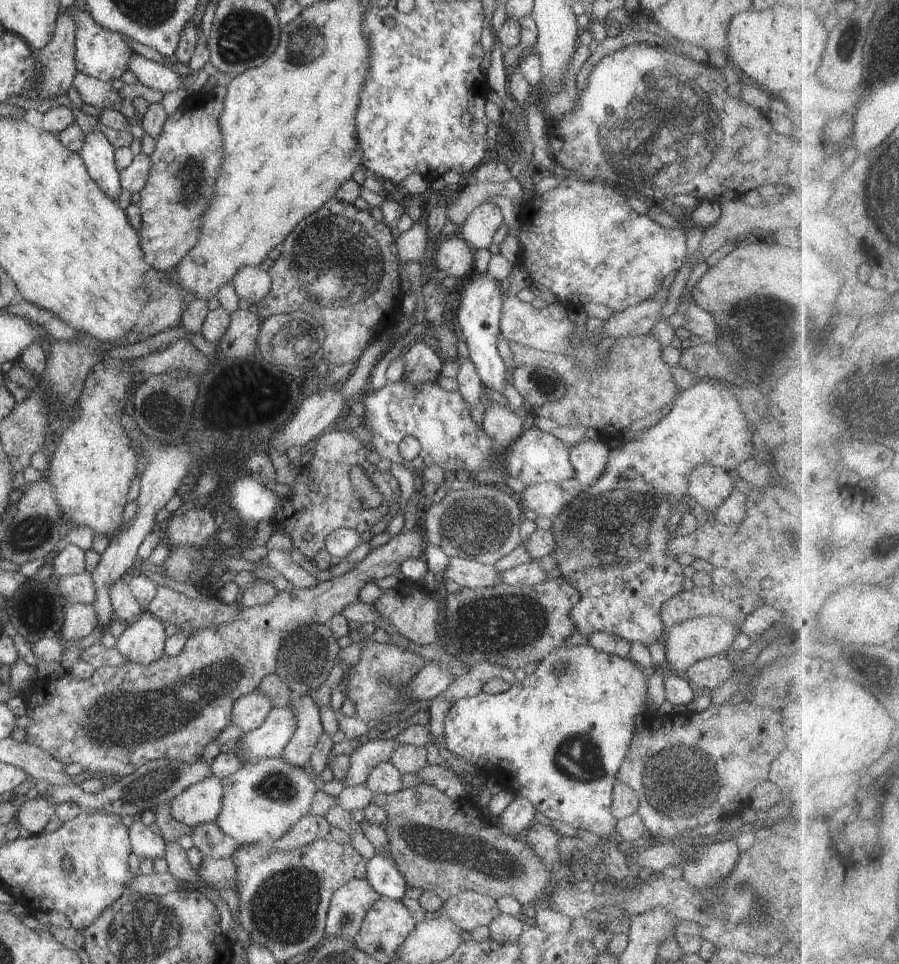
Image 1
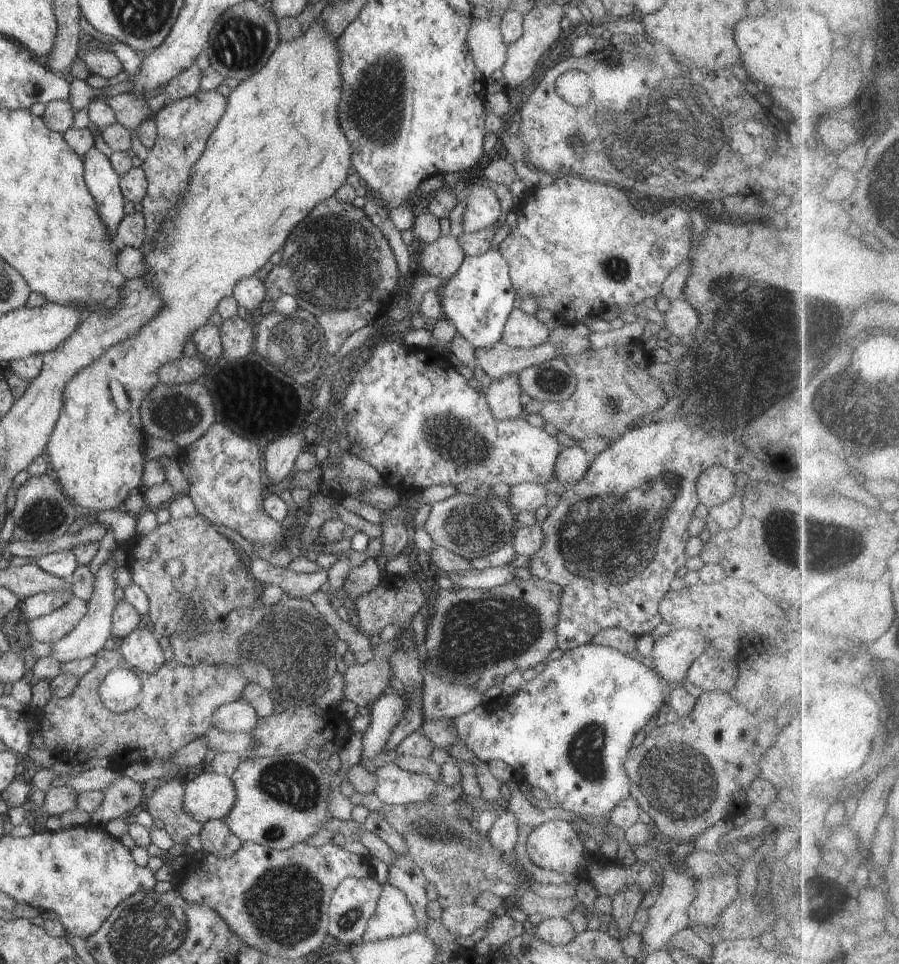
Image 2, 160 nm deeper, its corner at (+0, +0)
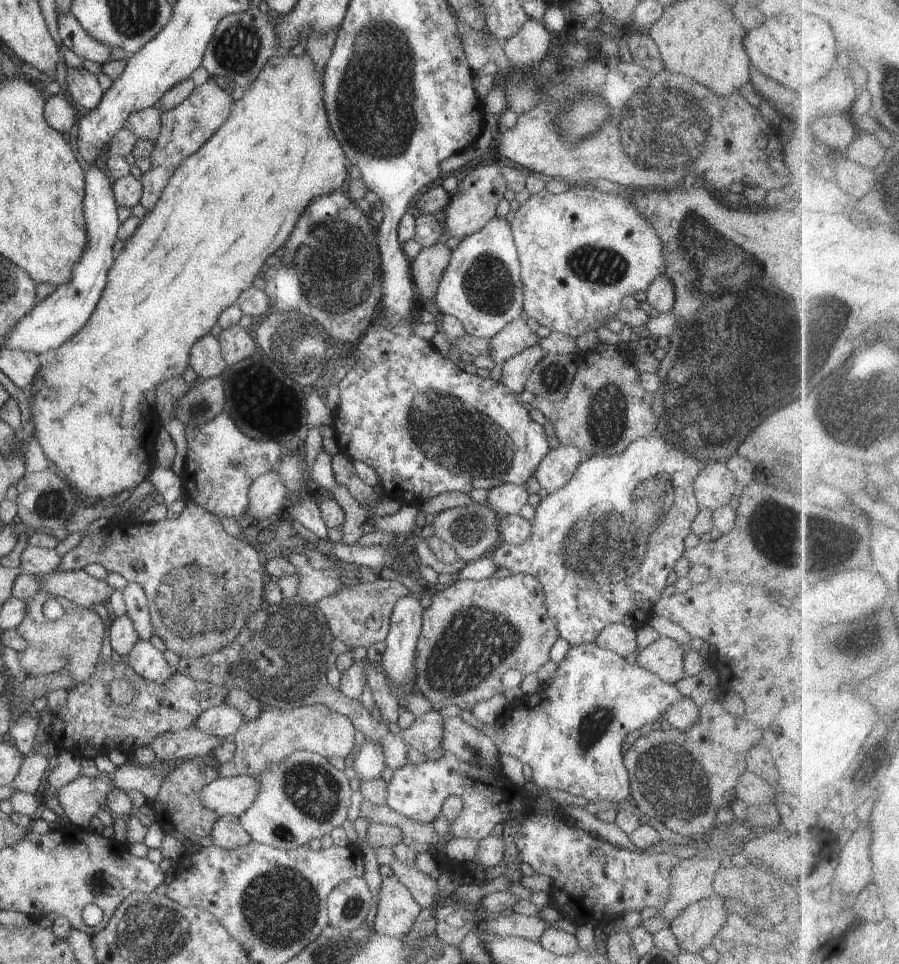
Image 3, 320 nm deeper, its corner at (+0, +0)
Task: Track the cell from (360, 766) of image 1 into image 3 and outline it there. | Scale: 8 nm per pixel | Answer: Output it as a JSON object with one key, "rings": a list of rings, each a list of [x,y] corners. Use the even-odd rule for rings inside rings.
{"rings":[[[406,595],[396,601],[391,612],[391,627],[385,638],[386,648],[382,656],[382,670],[385,674],[403,691],[410,693],[414,693],[411,686],[416,676],[414,659],[416,658],[416,645],[420,636],[421,624],[423,623],[423,610],[420,599],[417,599],[414,595]]]}

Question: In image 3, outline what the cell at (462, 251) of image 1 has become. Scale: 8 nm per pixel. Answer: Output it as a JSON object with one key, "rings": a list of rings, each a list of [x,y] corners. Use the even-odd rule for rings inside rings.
{"rings":[[[437,242],[429,247],[422,247],[419,254],[412,258],[411,277],[422,302],[434,301],[438,285],[449,263],[452,250]]]}

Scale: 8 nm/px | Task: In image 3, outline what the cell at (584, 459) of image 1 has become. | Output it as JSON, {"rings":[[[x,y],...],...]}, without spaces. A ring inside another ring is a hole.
{"rings":[[[561,445],[556,449],[550,449],[542,457],[533,475],[541,488],[551,493],[572,478],[574,471],[584,459],[580,448]]]}

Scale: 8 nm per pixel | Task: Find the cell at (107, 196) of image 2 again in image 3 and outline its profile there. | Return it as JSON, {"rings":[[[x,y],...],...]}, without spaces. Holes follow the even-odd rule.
{"rings":[[[89,164],[90,168],[84,172],[85,195],[83,198],[83,213],[87,234],[87,245],[74,265],[72,276],[68,282],[58,285],[52,294],[37,304],[28,314],[25,314],[9,332],[1,343],[1,349],[16,349],[40,354],[58,348],[63,342],[72,338],[89,321],[93,314],[102,291],[107,283],[107,272],[113,265],[114,250],[112,246],[116,242],[118,220],[118,205],[116,204],[113,188],[106,174]]]}

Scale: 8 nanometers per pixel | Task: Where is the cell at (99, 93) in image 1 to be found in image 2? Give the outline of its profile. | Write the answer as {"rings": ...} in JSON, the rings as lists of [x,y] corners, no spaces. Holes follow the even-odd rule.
{"rings":[[[102,92],[96,98],[104,98],[108,108],[112,108],[117,124],[124,126],[128,131],[135,130],[152,114],[148,102],[139,95],[122,93],[114,96],[105,96]]]}

